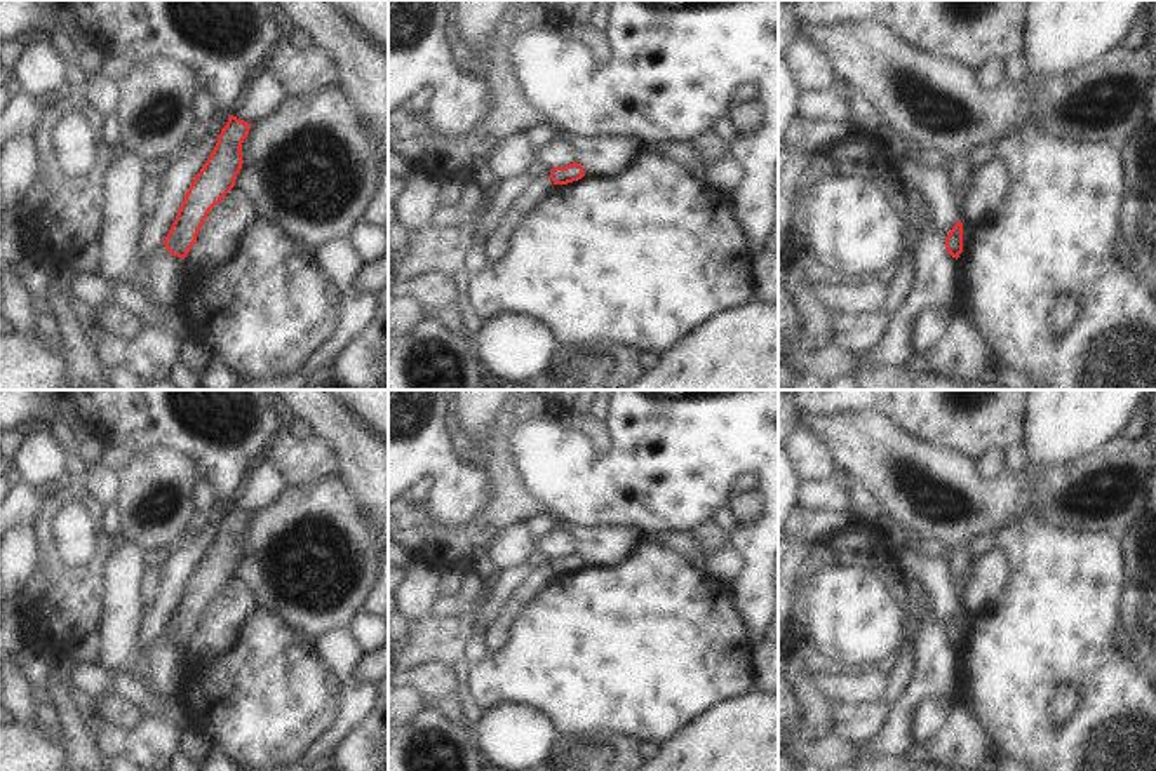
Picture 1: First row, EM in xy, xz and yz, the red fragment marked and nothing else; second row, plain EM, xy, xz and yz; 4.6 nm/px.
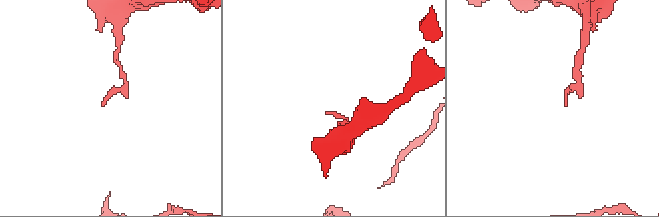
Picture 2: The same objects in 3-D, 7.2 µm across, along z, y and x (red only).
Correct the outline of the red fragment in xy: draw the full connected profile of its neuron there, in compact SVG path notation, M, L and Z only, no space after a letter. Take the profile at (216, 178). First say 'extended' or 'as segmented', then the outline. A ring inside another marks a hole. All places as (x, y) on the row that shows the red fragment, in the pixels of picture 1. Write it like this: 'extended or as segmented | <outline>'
as segmented | M230 115L221 129L218 143L190 184L178 216L164 238L165 249L185 259L197 242L198 230L205 223L211 209L235 186L242 169L242 143L251 124Z

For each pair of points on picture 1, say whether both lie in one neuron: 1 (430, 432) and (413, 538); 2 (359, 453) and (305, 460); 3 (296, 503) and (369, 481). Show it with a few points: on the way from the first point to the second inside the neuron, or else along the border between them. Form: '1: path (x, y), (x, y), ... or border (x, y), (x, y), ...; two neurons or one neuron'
1: border (429, 477), (420, 477), (406, 489); two neurons
2: border (312, 434), (333, 448), (338, 458), (338, 472); two neurons
3: border (336, 474), (350, 489), (357, 509), (369, 521); two neurons

